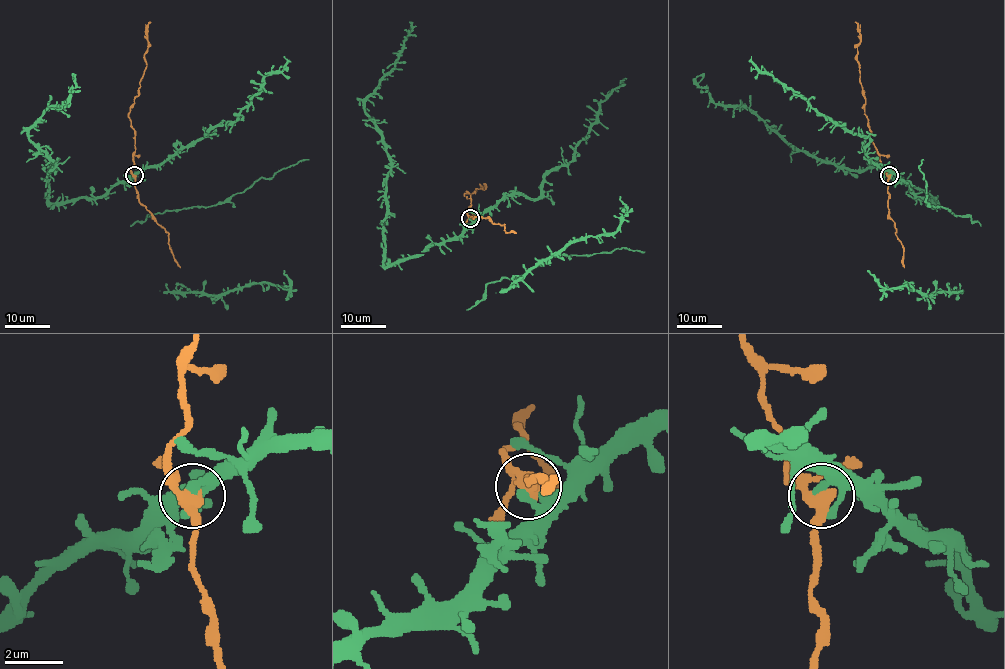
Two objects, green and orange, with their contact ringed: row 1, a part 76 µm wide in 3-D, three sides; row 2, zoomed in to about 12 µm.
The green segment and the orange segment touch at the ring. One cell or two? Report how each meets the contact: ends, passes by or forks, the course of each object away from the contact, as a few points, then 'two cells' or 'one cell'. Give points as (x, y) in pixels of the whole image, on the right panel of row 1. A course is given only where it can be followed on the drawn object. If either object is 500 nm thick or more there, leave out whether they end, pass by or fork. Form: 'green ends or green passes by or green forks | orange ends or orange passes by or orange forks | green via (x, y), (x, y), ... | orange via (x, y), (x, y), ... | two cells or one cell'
green ends | orange passes by | green via (888, 174), (936, 202), (876, 167), (846, 169), (793, 148), (746, 107), (715, 103), (698, 84), (704, 73) | orange via (888, 175), (870, 138), (857, 53), (860, 32), (854, 22) | two cells

